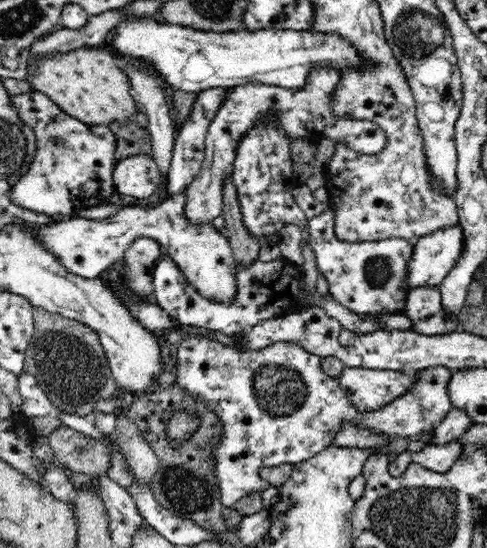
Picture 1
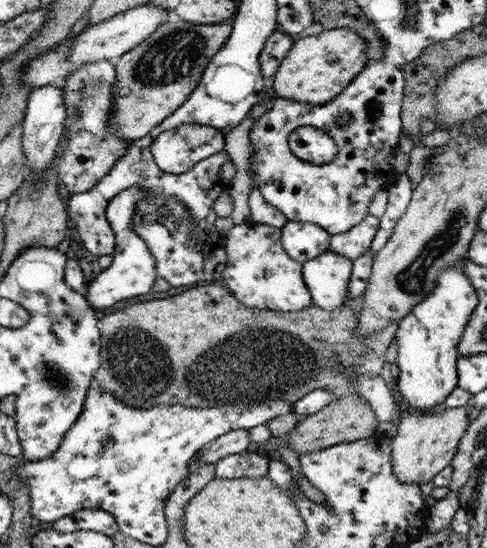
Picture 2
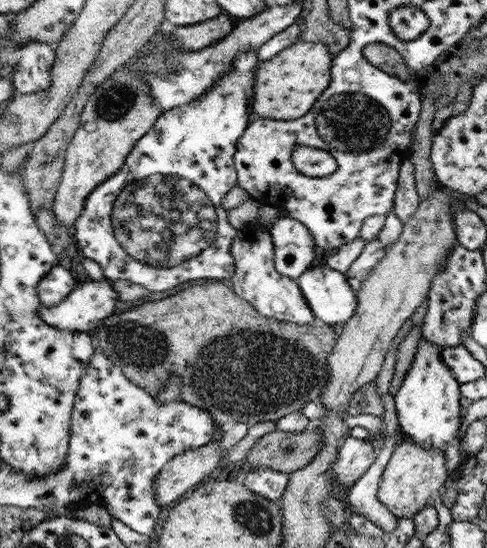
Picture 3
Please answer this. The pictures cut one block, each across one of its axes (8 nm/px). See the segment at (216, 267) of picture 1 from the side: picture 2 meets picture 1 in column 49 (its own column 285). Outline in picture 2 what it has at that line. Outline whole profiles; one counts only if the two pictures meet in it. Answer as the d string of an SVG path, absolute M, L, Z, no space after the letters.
M288 221L281 229L284 251L299 264L329 251L331 235L316 224Z

